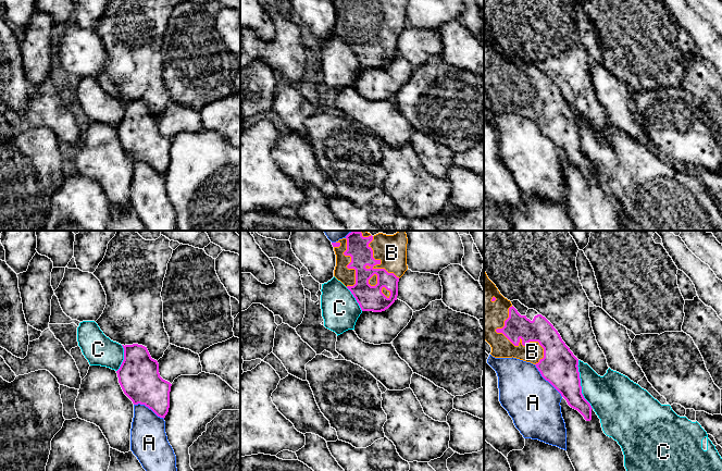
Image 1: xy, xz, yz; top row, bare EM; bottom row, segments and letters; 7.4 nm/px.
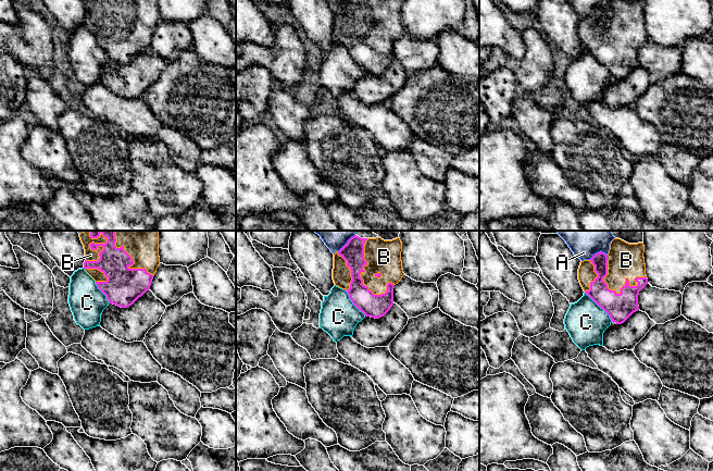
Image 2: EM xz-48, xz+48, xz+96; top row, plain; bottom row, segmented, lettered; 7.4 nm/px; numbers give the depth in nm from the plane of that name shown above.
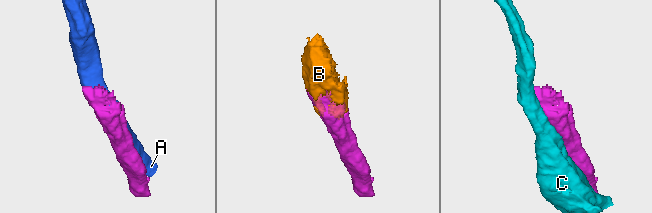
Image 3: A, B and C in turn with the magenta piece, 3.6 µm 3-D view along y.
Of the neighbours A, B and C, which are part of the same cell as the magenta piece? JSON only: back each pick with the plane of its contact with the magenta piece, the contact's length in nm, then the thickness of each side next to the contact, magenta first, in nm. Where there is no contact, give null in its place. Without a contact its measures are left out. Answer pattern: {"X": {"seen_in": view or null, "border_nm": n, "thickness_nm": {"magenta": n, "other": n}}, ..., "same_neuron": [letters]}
{"B": {"seen_in": "yz", "border_nm": 480, "thickness_nm": {"magenta": 180, "other": 160}}, "same_neuron": ["B"]}

